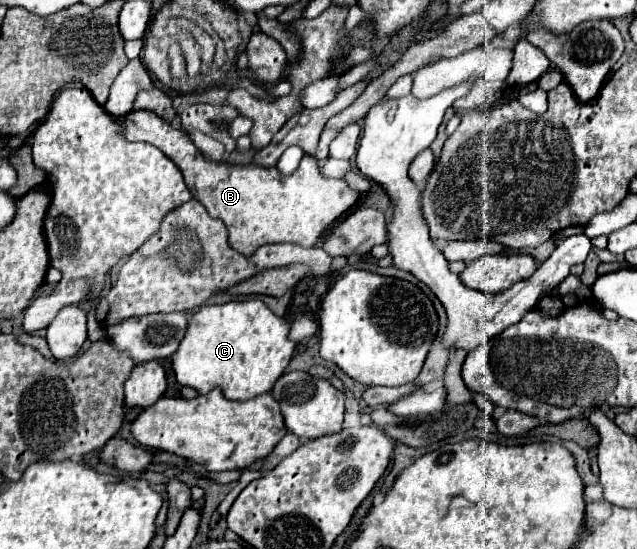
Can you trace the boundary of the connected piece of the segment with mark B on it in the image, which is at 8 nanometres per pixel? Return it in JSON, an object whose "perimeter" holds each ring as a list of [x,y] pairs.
{"perimeter":[[[132,111],[126,117],[118,119],[124,125],[124,133],[128,141],[146,141],[156,145],[174,165],[182,171],[186,187],[190,189],[192,197],[200,201],[206,211],[212,217],[218,217],[224,221],[228,229],[228,243],[232,249],[236,249],[242,255],[252,255],[258,247],[268,245],[268,243],[294,243],[302,247],[314,247],[326,233],[326,229],[350,207],[354,207],[360,199],[360,193],[350,189],[344,179],[332,181],[324,179],[318,171],[318,161],[310,155],[304,155],[300,167],[290,175],[284,177],[276,167],[270,169],[260,169],[260,167],[236,167],[236,165],[226,165],[226,163],[214,163],[208,161],[200,151],[194,155],[194,143],[182,129],[174,129],[170,123],[162,121],[158,115],[148,113],[148,111]]]}

